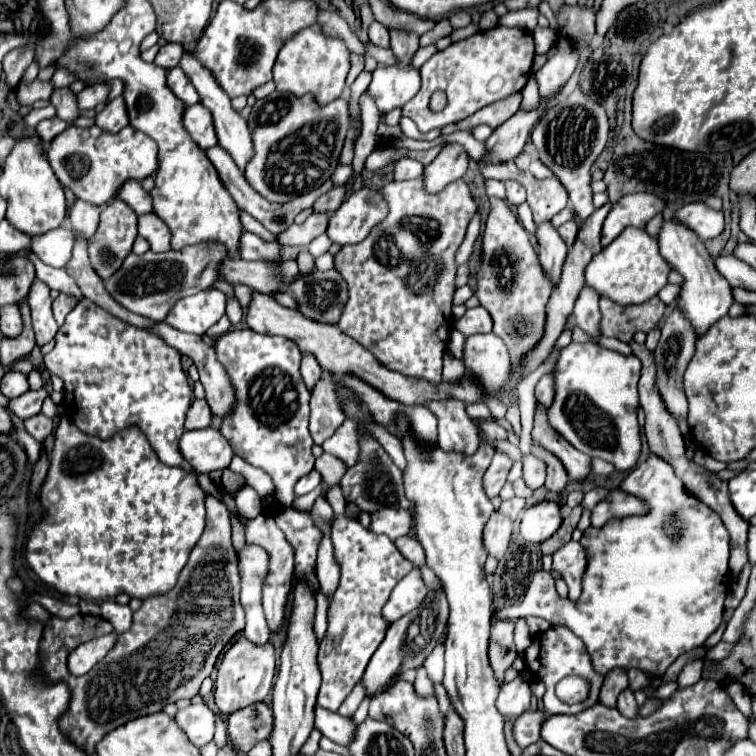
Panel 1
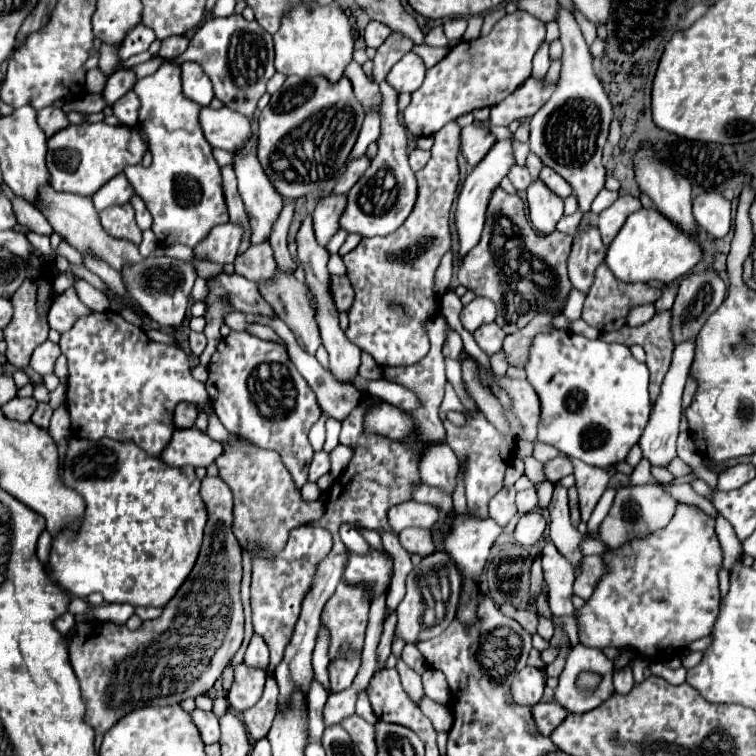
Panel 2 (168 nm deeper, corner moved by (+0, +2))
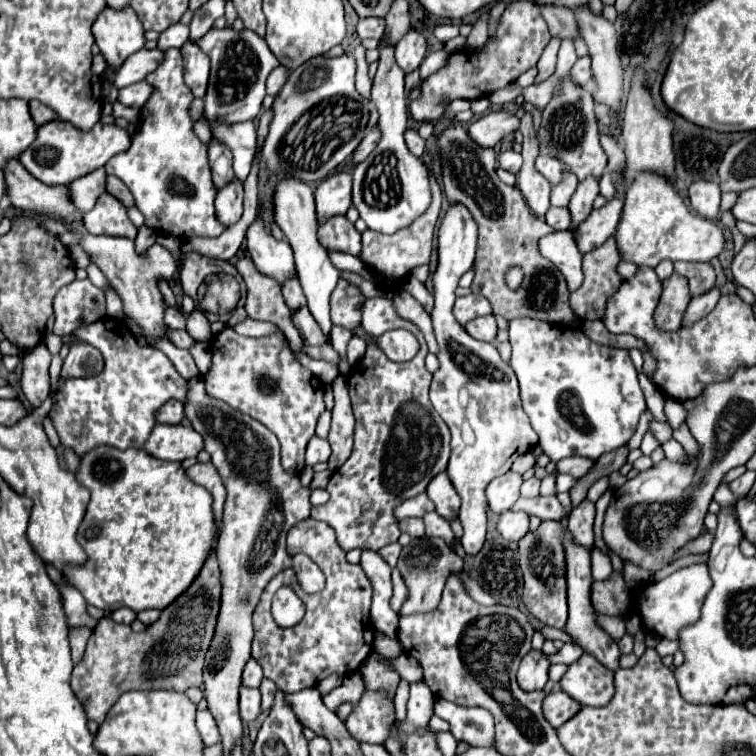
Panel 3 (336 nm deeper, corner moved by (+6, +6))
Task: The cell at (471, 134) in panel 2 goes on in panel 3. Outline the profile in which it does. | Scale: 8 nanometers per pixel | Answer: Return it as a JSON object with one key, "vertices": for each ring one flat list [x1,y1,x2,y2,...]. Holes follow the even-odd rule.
{"vertices":[[492,111,468,127,470,137,482,147,494,147,520,127,520,119,508,111]]}

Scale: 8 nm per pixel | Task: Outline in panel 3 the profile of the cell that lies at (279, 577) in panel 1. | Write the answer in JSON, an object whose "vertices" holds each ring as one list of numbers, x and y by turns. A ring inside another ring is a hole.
{"vertices":[[314,519,296,523,288,531,288,553,308,555,326,575,326,587,310,595,302,591,294,569,284,569,282,573,278,573,264,589,262,599,254,611,252,657,262,665,264,675,272,679,280,691,294,693,306,687,316,687,318,681,332,673,350,675,358,671,364,659,372,653,374,627,370,625,372,585,360,565,352,565,346,561,346,553,336,543,330,525],[282,585,292,587,306,605,304,619,288,629,282,629,270,613,272,595]]}

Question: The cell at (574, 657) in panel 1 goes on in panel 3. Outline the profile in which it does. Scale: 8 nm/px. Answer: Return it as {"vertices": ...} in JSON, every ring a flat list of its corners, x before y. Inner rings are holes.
{"vertices":[[584,653,572,663,560,681,562,691,588,707,604,707,614,697,614,671,604,669,592,655]]}

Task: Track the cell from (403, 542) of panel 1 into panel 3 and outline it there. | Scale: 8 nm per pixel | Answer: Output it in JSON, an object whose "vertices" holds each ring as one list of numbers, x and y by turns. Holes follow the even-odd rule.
{"vertices":[[404,519,404,521,400,521,400,531,408,533,412,537,422,537,424,535,424,521,422,519]]}

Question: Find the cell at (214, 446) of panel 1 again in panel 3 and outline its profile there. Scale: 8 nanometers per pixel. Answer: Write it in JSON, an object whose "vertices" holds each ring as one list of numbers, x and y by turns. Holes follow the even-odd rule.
{"vertices":[[156,425,144,443,144,451,164,461,184,461,196,457,204,447,200,433,184,425]]}

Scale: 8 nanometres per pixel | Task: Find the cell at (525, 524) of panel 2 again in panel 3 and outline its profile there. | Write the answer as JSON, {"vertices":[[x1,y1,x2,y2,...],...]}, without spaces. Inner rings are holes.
{"vertices":[[506,511,498,517,496,531,506,541,520,541,528,533,528,513,524,511]]}

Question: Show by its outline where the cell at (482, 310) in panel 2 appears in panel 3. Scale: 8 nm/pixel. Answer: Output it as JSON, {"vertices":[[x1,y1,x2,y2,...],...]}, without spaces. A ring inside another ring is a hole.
{"vertices":[[466,295,466,297,458,297,454,303,454,317,458,319,460,325,466,325,468,321,480,317,480,315,488,315,492,313,492,307,488,303,486,297,482,295]]}

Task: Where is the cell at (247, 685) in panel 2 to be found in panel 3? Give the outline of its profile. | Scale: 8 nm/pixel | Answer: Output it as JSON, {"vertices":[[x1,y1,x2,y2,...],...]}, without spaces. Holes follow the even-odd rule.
{"vertices":[[240,689,240,717,244,723,252,723,260,715,260,691,258,689]]}

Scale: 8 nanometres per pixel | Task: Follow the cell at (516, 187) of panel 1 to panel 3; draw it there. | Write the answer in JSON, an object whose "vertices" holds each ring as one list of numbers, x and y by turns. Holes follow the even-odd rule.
{"vertices":[[510,149,510,151,500,153,498,163,500,163,500,167,502,167,502,169,506,169,506,171,510,171,510,173,518,173,518,171,520,171,520,167,522,167,522,155]]}

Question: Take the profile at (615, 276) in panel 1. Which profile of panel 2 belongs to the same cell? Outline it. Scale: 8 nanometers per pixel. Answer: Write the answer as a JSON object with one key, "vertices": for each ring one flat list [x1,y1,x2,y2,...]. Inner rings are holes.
{"vertices":[[640,209,626,219,620,233,608,245,606,265,624,283,648,283,648,281,664,281,672,283,694,269,694,265,702,259,702,249,698,241,686,237,680,229,676,229,666,217,662,217,656,209]]}

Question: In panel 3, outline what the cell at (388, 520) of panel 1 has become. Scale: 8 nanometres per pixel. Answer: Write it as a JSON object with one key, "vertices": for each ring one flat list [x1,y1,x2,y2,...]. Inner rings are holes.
{"vertices":[[420,493,408,501,404,501,400,507,396,507,396,519,406,519,406,517,424,517,424,513,434,511,432,501,428,499,426,493]]}

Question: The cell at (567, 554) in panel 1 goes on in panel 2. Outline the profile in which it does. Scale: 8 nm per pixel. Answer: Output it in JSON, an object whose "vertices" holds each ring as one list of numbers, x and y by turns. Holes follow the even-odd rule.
{"vertices":[[590,555,582,559,582,565,578,567,576,579,574,579,574,593,582,599,588,599,598,583,598,579,604,573,604,565,602,565,602,557,598,555]]}

